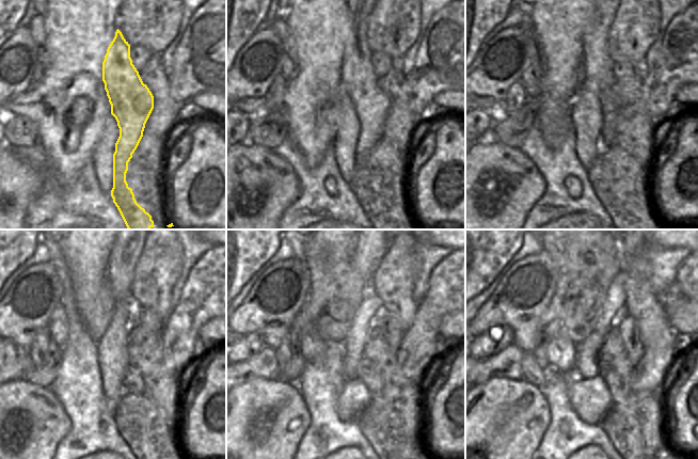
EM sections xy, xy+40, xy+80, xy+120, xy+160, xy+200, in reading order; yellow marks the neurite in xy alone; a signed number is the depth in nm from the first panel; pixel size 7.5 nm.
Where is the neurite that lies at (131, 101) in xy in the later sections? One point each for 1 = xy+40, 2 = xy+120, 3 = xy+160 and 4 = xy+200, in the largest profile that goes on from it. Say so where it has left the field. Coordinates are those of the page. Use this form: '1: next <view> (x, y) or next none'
1: next xy+40 (359, 79)
2: next xy+120 (125, 252)
3: next xy+160 (368, 251)
4: next xy+200 (613, 438)

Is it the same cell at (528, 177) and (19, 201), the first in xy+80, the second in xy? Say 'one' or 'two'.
one

